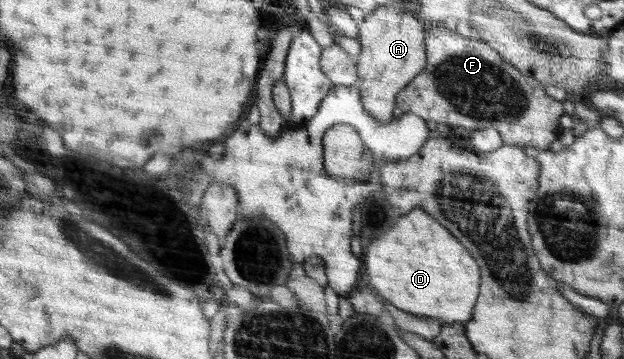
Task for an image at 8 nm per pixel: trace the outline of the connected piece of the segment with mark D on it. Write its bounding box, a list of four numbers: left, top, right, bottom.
[366,208,480,324]

